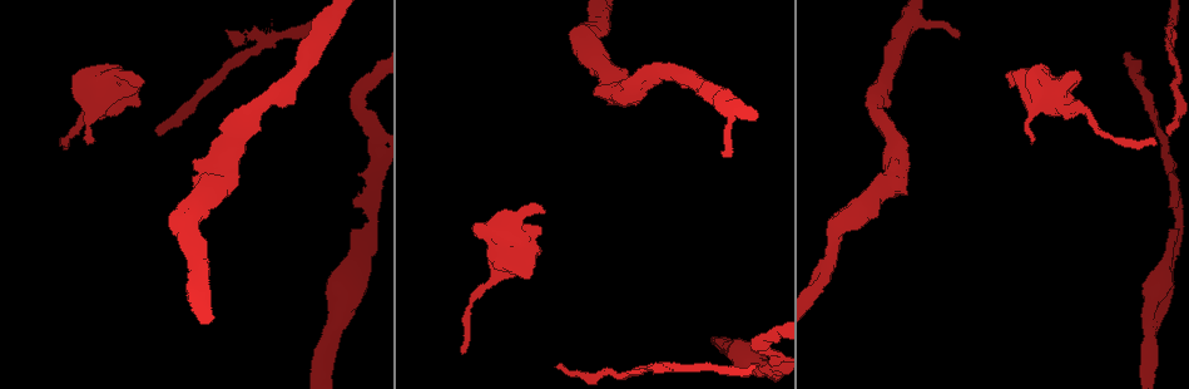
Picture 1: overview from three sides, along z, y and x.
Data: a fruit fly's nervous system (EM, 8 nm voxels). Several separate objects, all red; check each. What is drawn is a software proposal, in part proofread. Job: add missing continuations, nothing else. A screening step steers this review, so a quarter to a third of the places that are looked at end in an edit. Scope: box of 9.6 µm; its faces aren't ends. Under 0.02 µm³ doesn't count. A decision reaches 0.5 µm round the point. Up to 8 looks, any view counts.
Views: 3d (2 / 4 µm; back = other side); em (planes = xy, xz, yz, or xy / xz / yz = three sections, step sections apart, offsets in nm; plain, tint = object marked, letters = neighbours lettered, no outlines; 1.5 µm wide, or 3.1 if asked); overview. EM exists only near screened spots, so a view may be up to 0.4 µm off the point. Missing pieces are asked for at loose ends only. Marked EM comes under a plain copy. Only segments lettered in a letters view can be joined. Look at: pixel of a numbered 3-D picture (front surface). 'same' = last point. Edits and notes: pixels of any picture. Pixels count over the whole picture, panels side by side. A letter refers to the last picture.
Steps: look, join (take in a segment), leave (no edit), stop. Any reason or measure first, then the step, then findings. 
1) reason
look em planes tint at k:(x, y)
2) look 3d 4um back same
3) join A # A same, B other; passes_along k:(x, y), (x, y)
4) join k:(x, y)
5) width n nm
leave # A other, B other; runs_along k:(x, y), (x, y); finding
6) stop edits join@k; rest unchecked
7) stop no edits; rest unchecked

long arm stops here
look 3d 2um at 1:(158, 130)

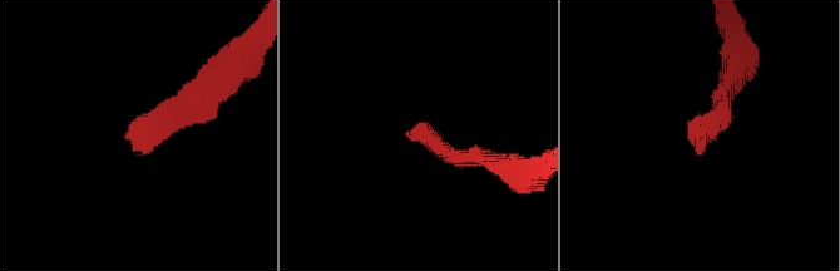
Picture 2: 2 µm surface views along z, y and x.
now the EM
look em planes letters at 2:(404, 133)

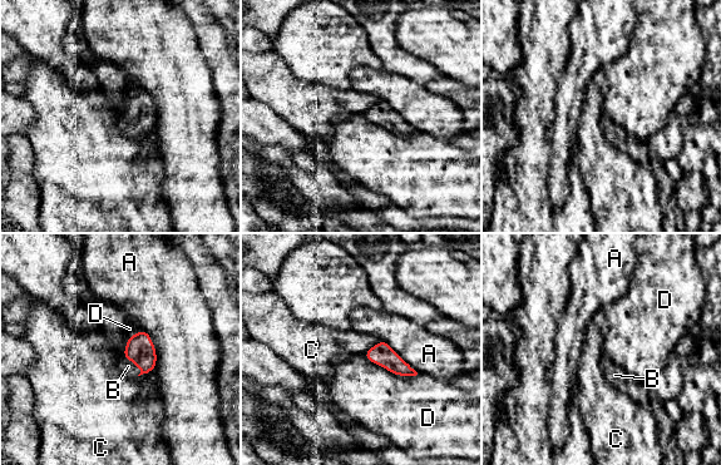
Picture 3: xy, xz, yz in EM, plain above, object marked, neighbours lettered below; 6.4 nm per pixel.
join B # A other, B same, C other, D other; passes_along 3:(139, 349), (133, 362), (128, 366); it goes on there

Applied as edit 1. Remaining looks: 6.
long arm stops here
look 3d 4um back at 1:(1156, 145)

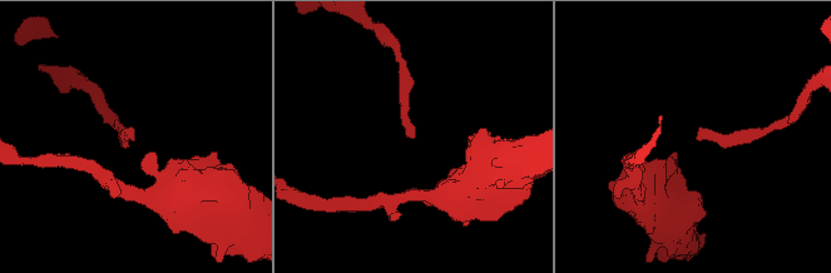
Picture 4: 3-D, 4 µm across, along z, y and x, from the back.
look em planes letters at 4:(415, 137)

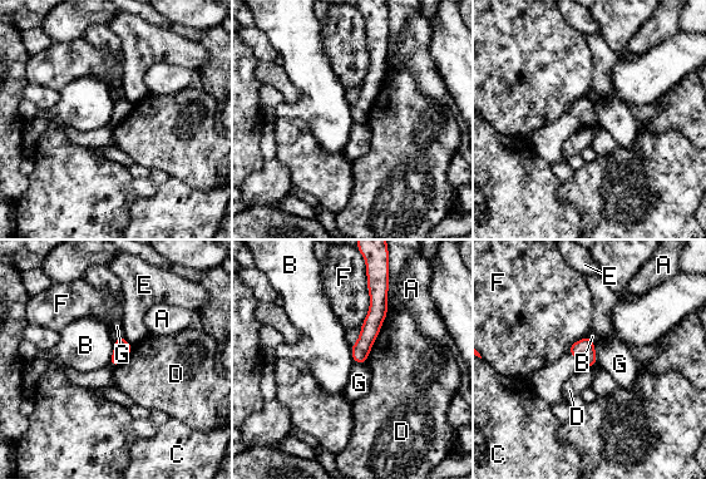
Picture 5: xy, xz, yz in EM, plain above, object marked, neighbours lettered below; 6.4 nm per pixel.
width 110 nm
leave # A other, B other, C other, D other, E other, F other, G other; border 5:(117, 335), (108, 364); none of them fits

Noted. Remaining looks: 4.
free end
look em planes letters at 1:(86, 142)

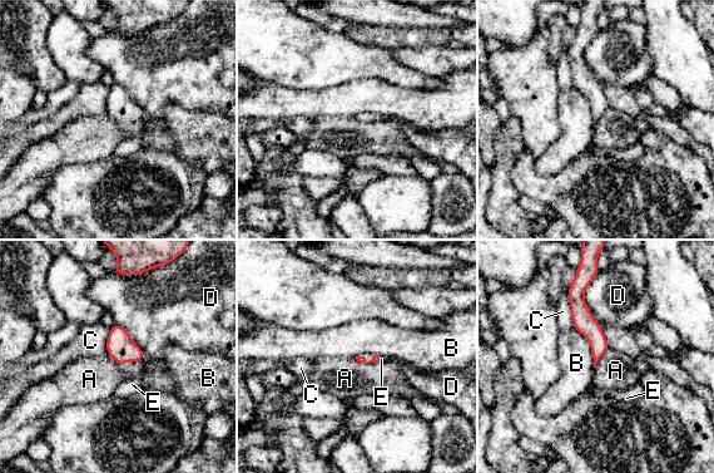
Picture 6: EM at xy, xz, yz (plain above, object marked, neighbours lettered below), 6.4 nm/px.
join E # A other, B other, C other, D other, E same; passes_along 6:(120, 346), (130, 360), (132, 384); it goes on there

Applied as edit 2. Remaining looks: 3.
stop edits join@3, join@6; rest unchecked

